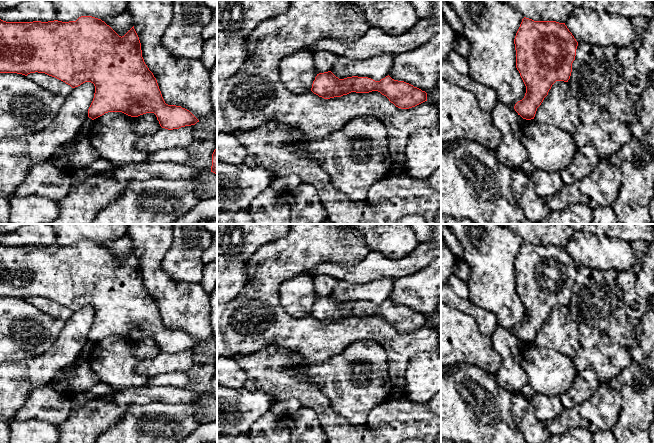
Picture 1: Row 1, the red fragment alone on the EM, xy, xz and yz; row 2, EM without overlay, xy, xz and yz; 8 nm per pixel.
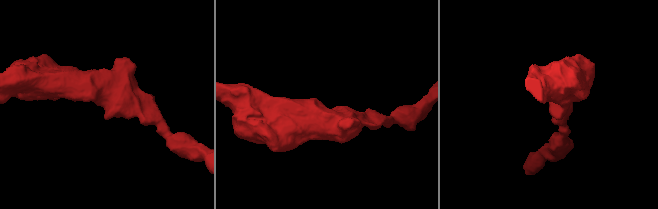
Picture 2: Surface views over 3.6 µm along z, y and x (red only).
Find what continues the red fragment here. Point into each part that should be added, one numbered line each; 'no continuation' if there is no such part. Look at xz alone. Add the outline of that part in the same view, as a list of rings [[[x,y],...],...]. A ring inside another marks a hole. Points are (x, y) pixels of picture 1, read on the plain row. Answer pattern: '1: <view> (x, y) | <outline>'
no continuation

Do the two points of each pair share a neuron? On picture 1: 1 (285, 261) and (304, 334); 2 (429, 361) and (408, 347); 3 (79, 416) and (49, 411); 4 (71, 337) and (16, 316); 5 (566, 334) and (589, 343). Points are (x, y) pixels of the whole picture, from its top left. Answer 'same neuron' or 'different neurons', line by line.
1: same neuron
2: different neurons
3: different neurons
4: different neurons
5: different neurons

